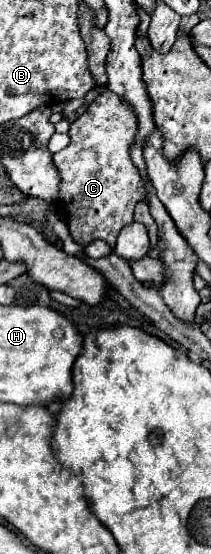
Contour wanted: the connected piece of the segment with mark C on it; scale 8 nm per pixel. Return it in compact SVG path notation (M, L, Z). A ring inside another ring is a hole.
M110 90L98 96L88 110L70 124L70 144L56 152L54 166L60 174L58 208L68 224L72 238L80 246L88 246L94 240L104 240L114 248L122 226L132 224L134 206L146 202L146 180L136 170L132 158L128 158L128 146L136 138L136 114L126 106L122 98L116 98Z

